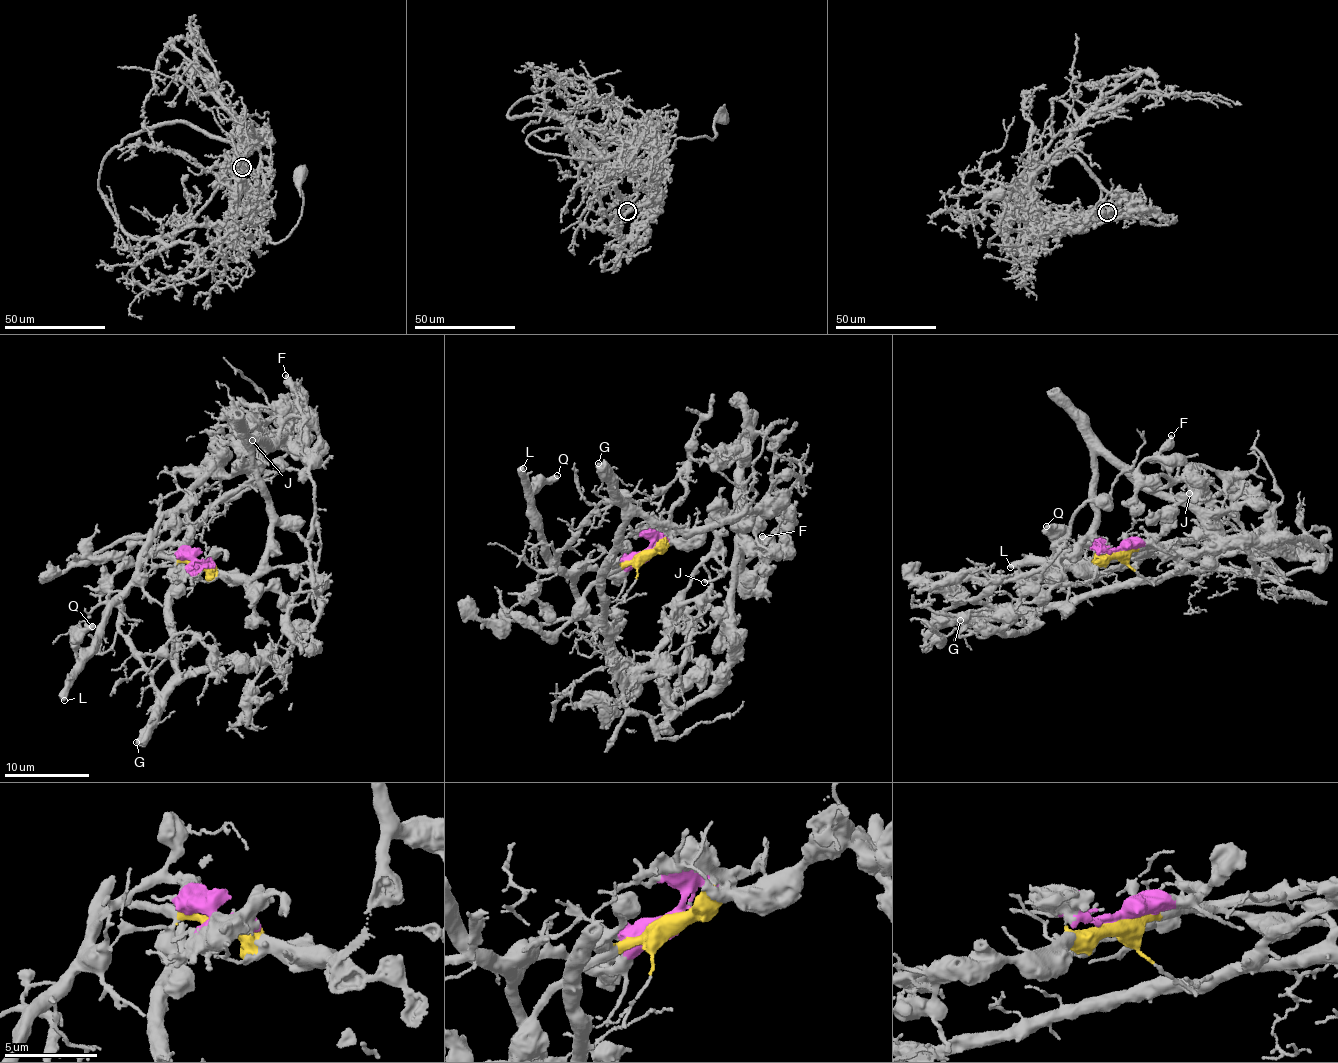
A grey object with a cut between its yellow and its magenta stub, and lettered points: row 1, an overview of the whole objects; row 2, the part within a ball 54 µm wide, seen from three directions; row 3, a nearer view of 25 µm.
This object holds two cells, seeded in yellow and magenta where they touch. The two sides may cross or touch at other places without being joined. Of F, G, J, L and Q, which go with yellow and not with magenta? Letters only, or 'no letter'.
F, G, J

